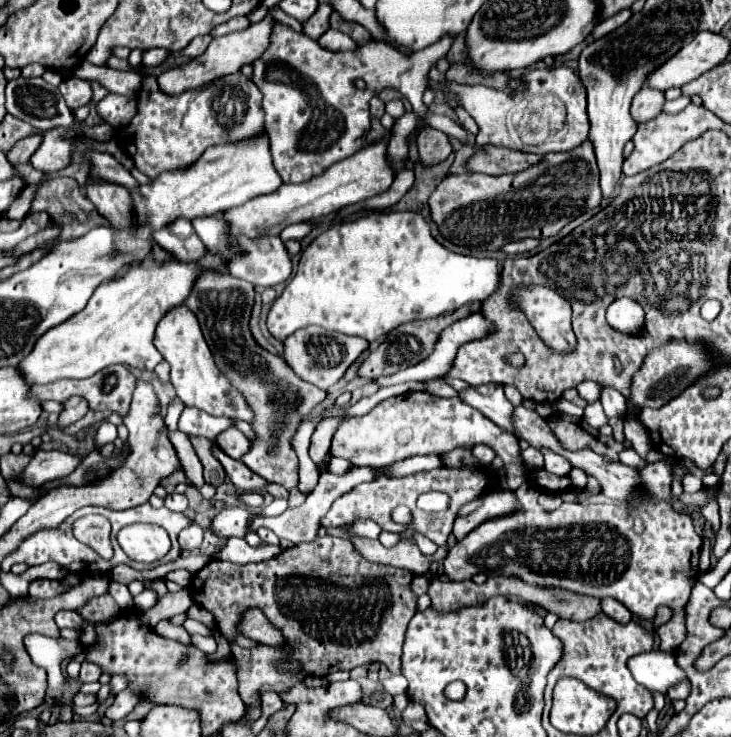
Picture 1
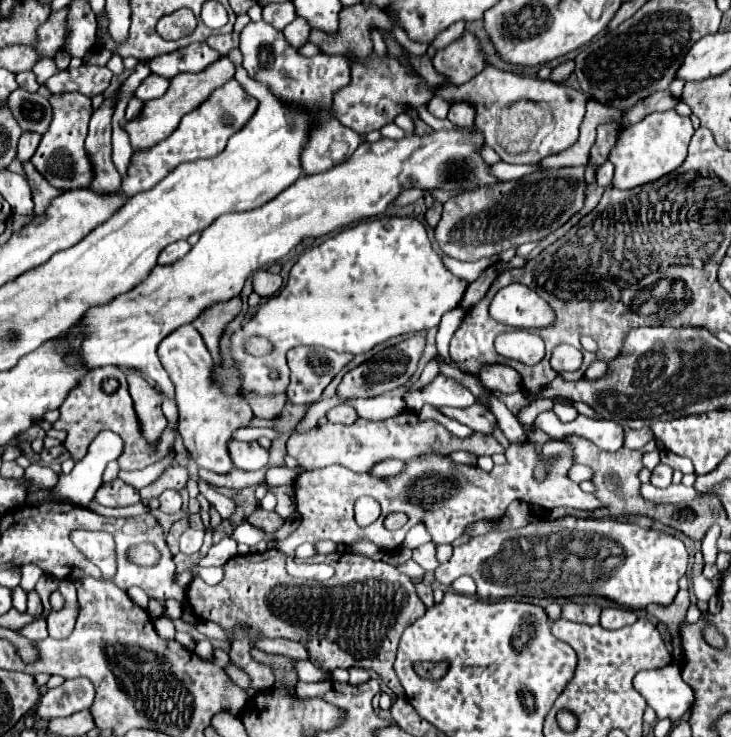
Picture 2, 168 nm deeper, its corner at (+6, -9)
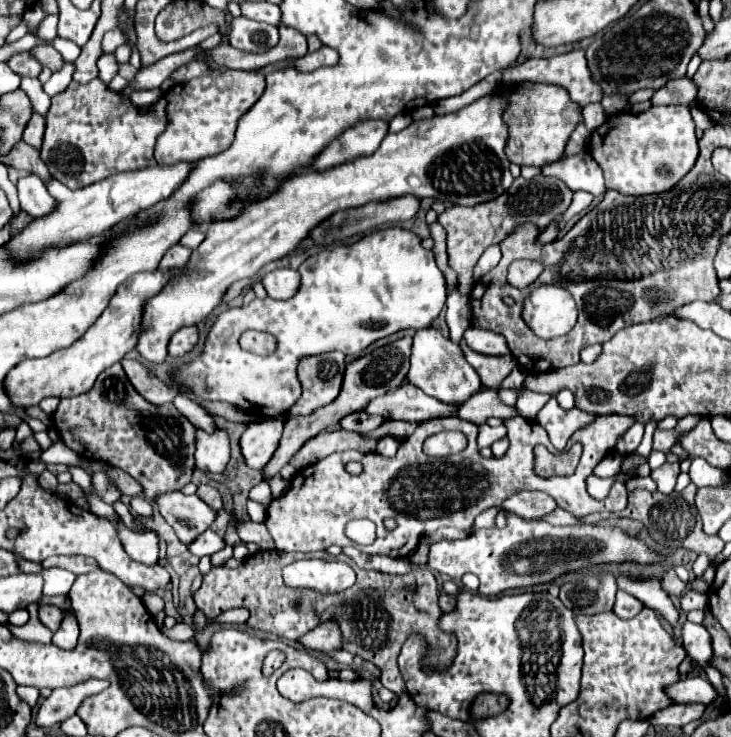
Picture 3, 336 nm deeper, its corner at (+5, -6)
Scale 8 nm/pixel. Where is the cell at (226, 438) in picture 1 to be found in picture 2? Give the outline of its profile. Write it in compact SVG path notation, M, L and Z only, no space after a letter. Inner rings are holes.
M229 442L229 454L239 470L261 470L269 460L269 450L265 450L259 442Z

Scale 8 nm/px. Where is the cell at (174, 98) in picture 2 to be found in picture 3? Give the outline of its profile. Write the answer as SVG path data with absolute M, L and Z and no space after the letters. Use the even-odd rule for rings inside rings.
M92 79L86 85L72 81L62 93L52 97L40 153L54 179L68 189L82 189L122 171L154 167L154 145L166 127L164 97L150 111L141 111L130 101L122 101L118 92L110 91L100 79Z

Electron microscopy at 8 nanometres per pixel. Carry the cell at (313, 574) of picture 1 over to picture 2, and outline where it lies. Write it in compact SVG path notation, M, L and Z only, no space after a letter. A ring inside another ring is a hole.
M269 548L265 552L255 552L255 554L247 554L247 556L235 556L231 558L227 564L225 564L225 578L223 582L219 582L217 586L209 586L205 584L201 578L197 578L189 588L187 588L187 600L195 612L195 616L199 620L211 620L211 622L217 622L231 638L231 648L239 648L241 650L251 650L251 644L257 642L257 638L291 638L291 640L297 640L301 644L307 646L309 650L309 660L319 666L319 668L325 668L325 670L337 670L337 668L351 668L351 666L365 666L373 672L379 674L379 678L383 678L383 682L391 688L391 692L395 692L397 698L405 698L405 692L403 692L403 686L399 684L399 678L393 670L393 662L395 662L395 654L397 654L397 646L399 646L399 640L401 640L401 634L403 630L413 624L417 618L421 618L425 614L425 604L417 598L415 594L415 584L409 576L397 572L391 564L385 564L385 562L375 562L371 558L363 558L363 556L351 556L351 554L345 554L345 552L335 552L331 554L331 566L335 568L335 576L327 582L313 582L313 580L297 580L297 578L291 578L287 572L285 572L285 554L281 554L279 550L275 548Z

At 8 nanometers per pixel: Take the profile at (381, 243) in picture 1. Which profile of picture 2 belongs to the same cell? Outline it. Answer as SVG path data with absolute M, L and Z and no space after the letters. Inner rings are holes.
M383 216L383 218L373 218L373 220L369 220L369 222L367 222L367 220L365 220L365 222L359 222L359 224L355 224L355 226L347 228L347 230L335 234L333 238L327 238L327 240L321 242L319 246L309 248L309 250L295 262L295 266L291 268L289 280L287 280L287 284L281 288L281 292L279 292L277 296L269 298L267 302L263 302L263 304L259 306L259 310L255 312L255 316L253 316L243 328L239 328L237 332L231 334L231 356L233 356L235 366L237 366L237 370L239 370L239 390L241 390L241 392L255 392L255 394L259 394L259 396L277 396L277 394L285 392L287 386L289 386L289 366L287 366L287 360L285 360L285 352L291 350L291 348L295 348L295 346L323 346L323 348L329 348L329 350L333 350L333 352L349 352L349 354L357 356L357 354L369 352L373 346L377 346L377 344L381 344L381 342L385 342L385 340L389 340L389 338L395 338L395 336L401 336L401 334L411 334L411 332L423 332L423 330L429 330L429 328L433 328L433 326L439 326L441 316L443 316L445 312L449 312L449 310L453 310L453 308L459 306L459 300L463 298L465 288L467 288L467 282L463 282L461 278L453 276L453 274L443 266L439 254L437 254L437 252L431 248L431 244L429 244L425 226L423 226L417 218L397 218L397 216L389 216L389 218L387 218L387 216ZM249 336L265 336L265 338L269 338L269 340L273 342L273 346L275 346L273 352L267 354L267 356L261 356L261 358L251 356L251 354L245 354L243 342L245 342L245 338L249 338ZM273 368L279 370L279 380L277 380L277 382L269 380L269 372L271 372Z

